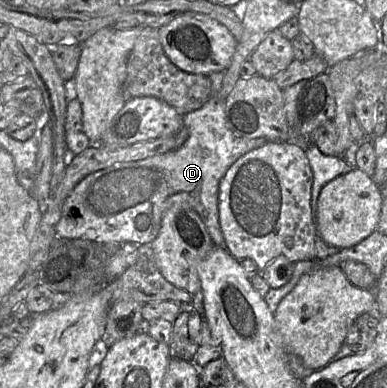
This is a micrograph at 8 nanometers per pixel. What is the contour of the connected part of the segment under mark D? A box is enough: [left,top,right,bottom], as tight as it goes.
[57,74,267,248]

